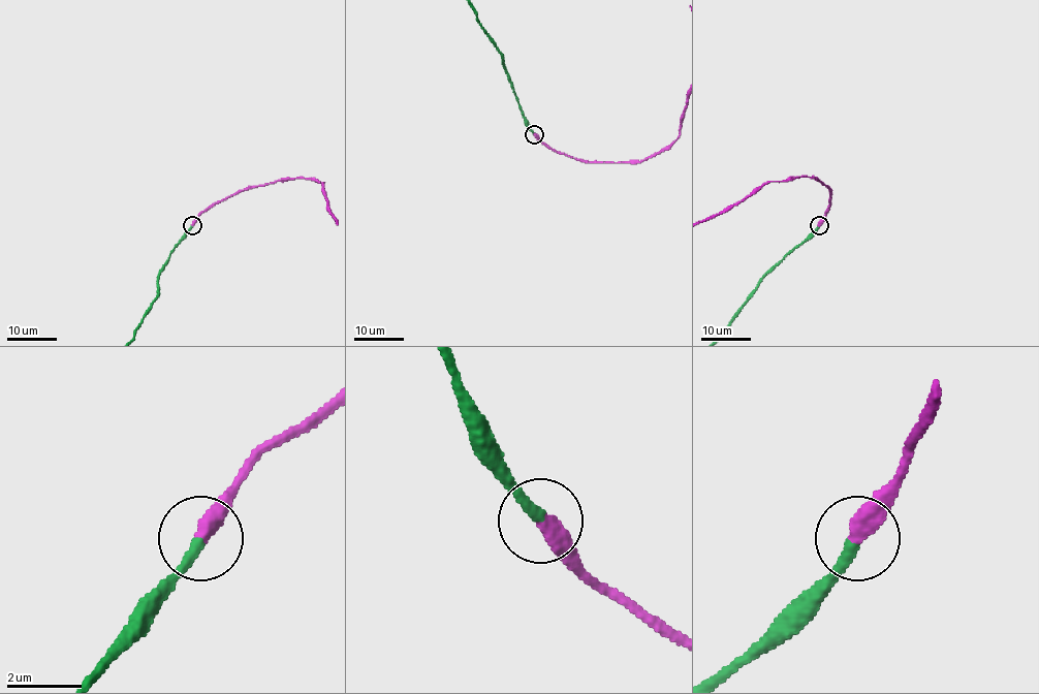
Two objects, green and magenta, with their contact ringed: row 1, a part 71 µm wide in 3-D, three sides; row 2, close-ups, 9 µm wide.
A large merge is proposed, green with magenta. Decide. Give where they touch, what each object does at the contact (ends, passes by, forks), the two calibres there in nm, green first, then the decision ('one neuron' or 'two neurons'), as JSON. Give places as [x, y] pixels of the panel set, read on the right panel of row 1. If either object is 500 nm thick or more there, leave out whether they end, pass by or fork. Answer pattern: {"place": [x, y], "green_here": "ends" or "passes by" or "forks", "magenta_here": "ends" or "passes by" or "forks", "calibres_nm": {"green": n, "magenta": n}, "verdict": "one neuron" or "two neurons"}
{"place": [819, 225], "green_here": "ends", "magenta_here": "ends", "calibres_nm": {"green": 280, "magenta": 480}, "verdict": "one neuron"}

